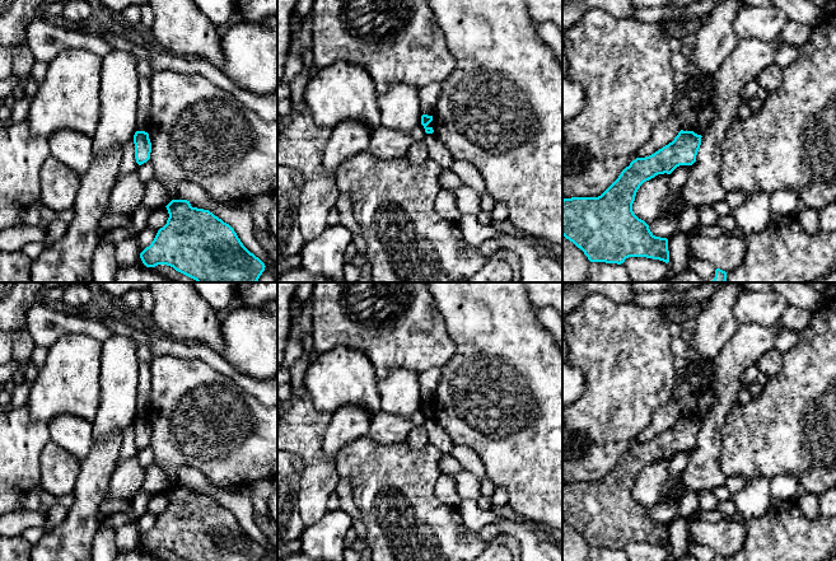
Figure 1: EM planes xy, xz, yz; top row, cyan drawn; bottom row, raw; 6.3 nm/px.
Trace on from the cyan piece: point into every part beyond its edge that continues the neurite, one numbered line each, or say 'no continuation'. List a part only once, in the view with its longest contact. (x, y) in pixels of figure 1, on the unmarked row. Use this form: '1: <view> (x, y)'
no continuation

